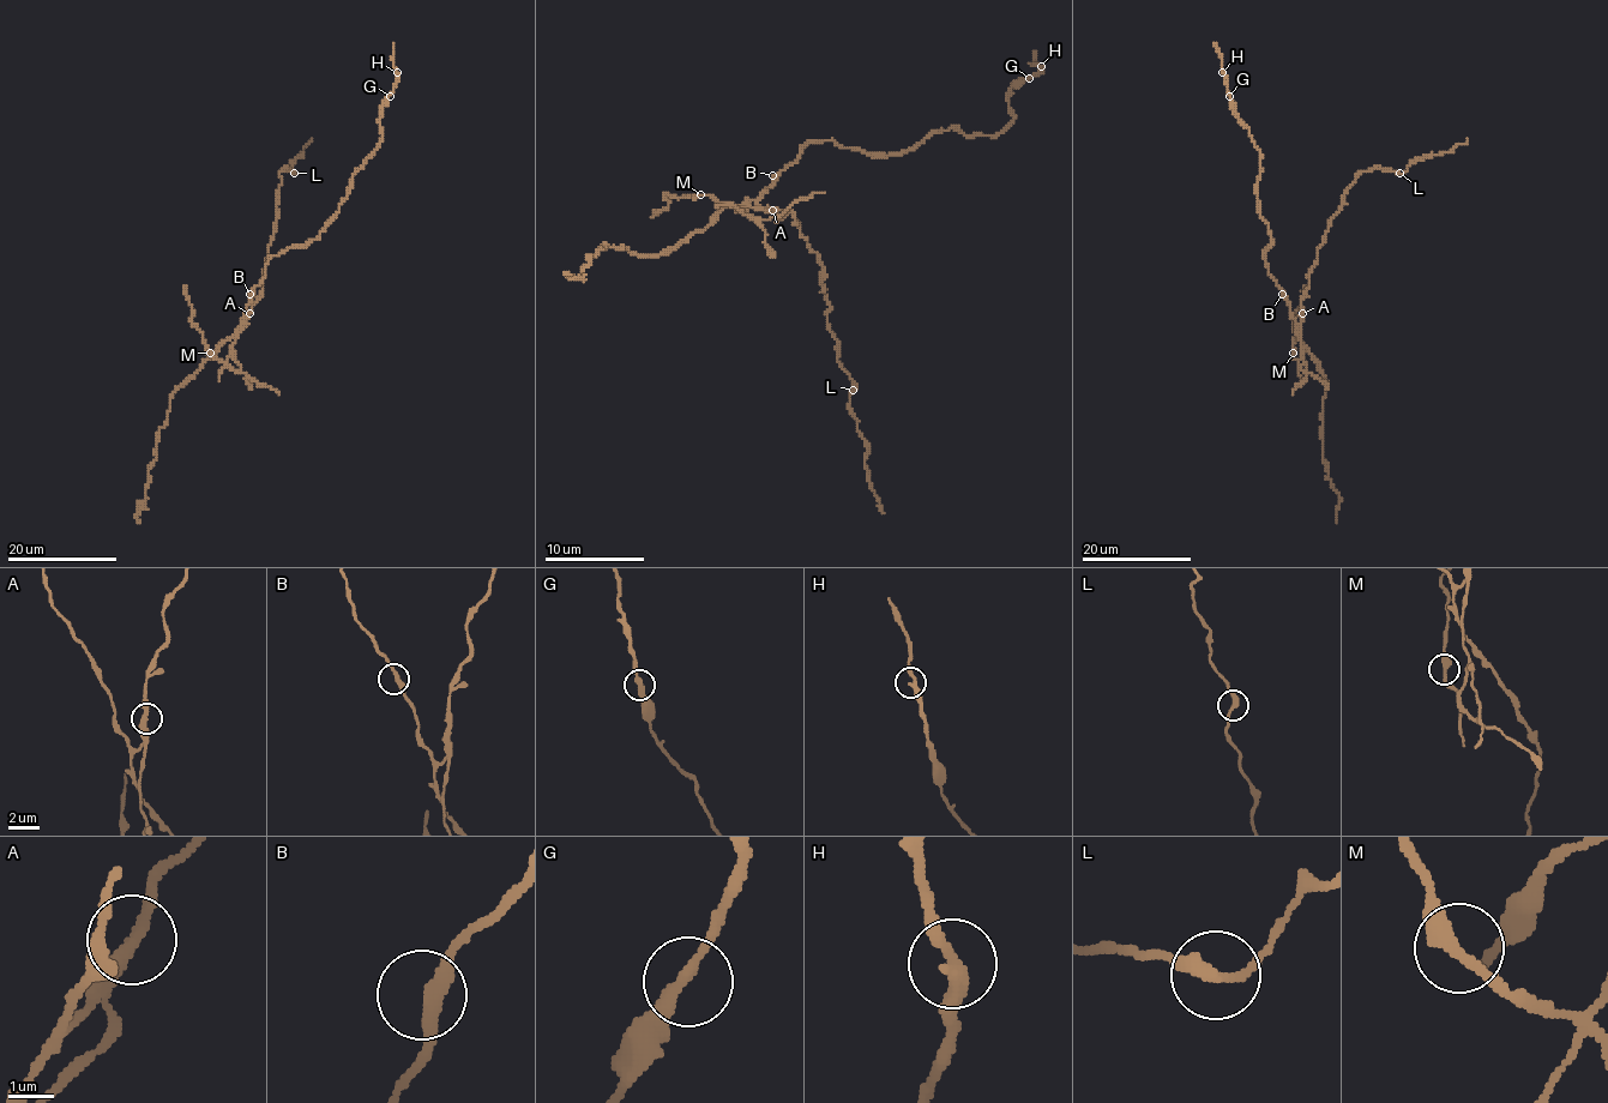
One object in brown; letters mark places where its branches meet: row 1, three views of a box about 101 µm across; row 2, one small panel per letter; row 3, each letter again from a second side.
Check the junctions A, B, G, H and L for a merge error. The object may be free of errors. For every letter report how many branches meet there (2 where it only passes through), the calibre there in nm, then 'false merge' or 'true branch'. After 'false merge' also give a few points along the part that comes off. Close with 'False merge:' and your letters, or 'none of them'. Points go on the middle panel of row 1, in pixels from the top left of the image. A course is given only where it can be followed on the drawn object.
A: 2 branches meet; 300 nm thick; false merge; foreign part runs (772, 210), (735, 210), (708, 194), (686, 198), (666, 192), (668, 205), (651, 217)
B: 2 branches meet; 300 nm thick; true branch
G: 2 branches meet; 300 nm thick; true branch
H: 2 branches meet; 300 nm thick; true branch
L: 2 branches meet; 280 nm thick; true branch
False merge: A

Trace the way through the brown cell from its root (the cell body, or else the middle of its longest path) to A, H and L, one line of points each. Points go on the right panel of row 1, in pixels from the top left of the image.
A: (1286, 294), (1290, 317), (1298, 323), (1301, 313)
H: (1286, 294), (1269, 272), (1263, 257), (1271, 239), (1269, 224), (1258, 209), (1260, 152), (1233, 110), (1222, 72)
L: (1286, 294), (1290, 317), (1299, 323), (1308, 272), (1343, 192), (1365, 170), (1380, 168), (1399, 173)

